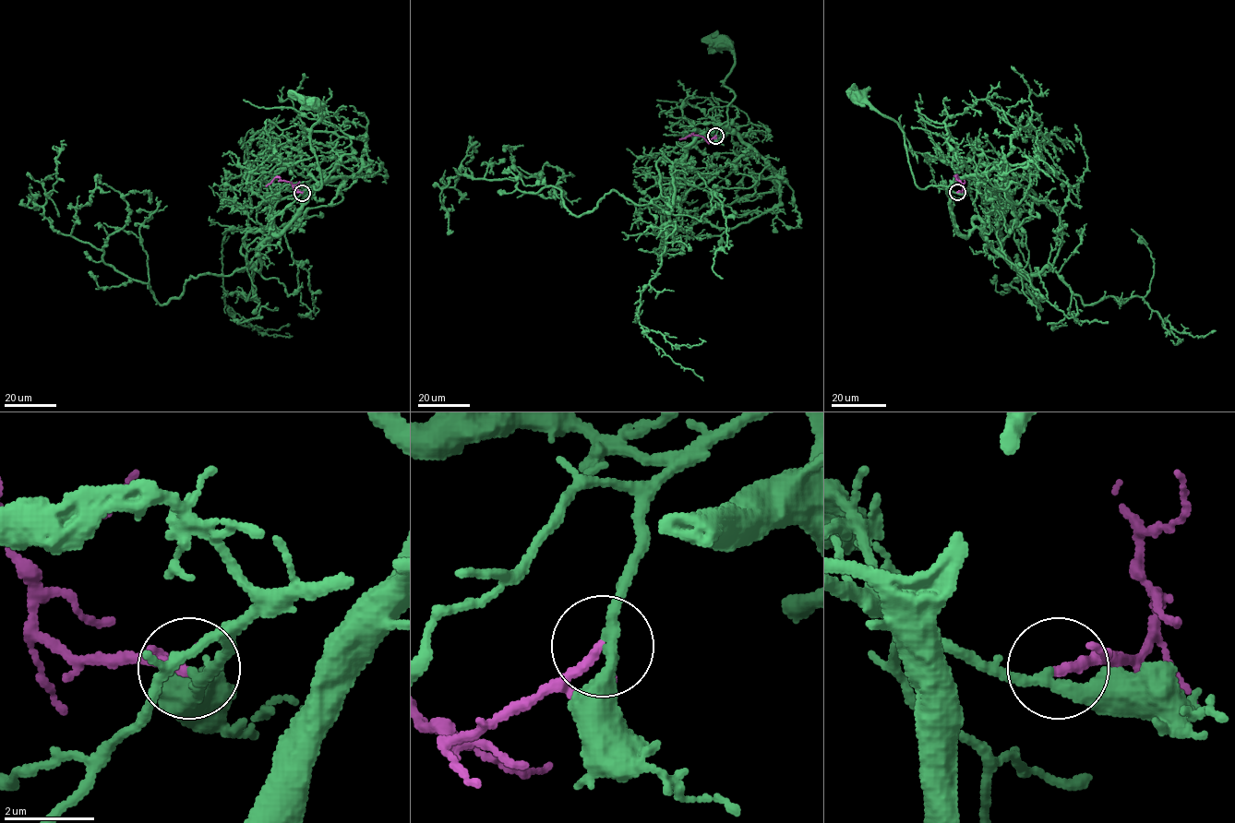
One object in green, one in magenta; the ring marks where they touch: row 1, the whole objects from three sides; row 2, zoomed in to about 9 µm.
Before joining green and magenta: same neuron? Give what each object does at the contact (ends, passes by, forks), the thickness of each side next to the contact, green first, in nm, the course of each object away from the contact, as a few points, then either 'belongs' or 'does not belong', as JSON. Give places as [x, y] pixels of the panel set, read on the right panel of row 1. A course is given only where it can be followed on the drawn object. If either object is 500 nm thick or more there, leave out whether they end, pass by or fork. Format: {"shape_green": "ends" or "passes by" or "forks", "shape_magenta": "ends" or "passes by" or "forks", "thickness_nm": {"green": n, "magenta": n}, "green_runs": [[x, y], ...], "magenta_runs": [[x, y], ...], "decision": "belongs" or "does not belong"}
{"shape_green": "passes by", "shape_magenta": "ends", "thickness_nm": {"green": 240, "magenta": 220}, "green_runs": [[957, 192], [941, 185], [920, 189], [908, 161], [904, 132], [893, 120], [859, 99]], "magenta_runs": [[957, 192], [963, 189], [956, 175], [960, 185]], "decision": "belongs"}

